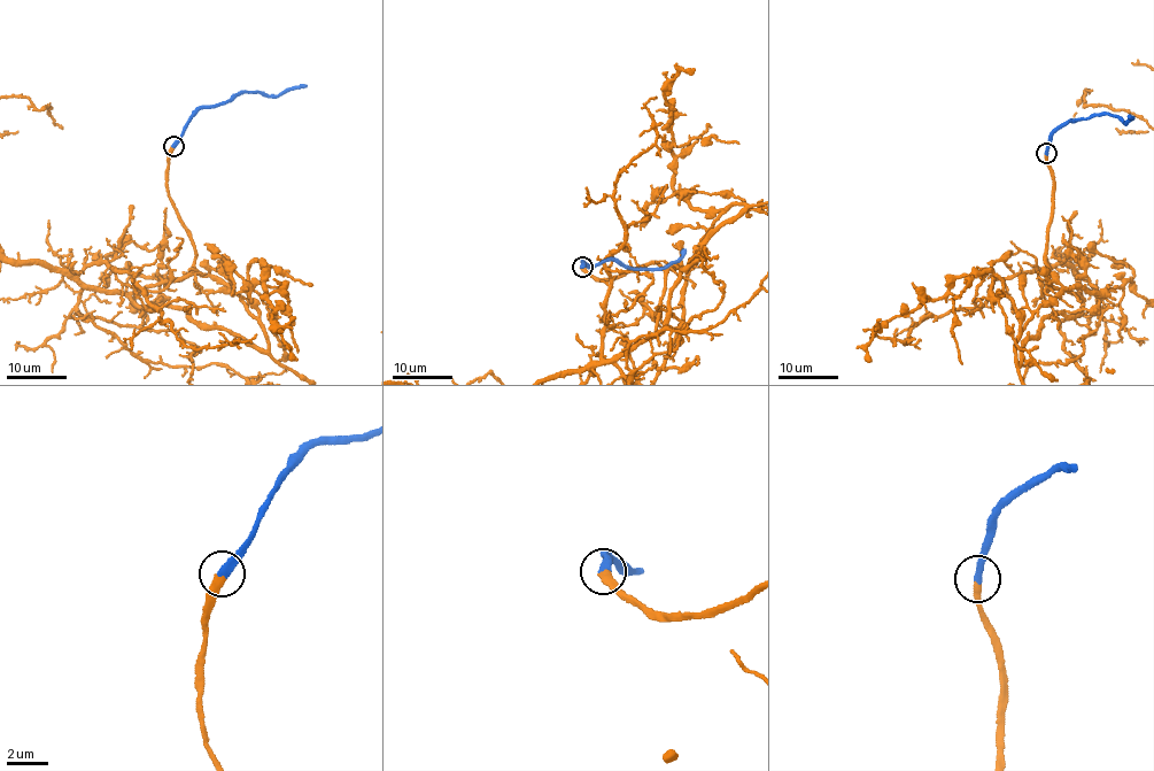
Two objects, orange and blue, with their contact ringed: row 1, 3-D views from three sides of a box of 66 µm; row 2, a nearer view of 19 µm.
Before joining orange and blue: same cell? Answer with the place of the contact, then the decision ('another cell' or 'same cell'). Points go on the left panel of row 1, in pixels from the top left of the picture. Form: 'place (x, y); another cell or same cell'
place (173, 146); same cell

